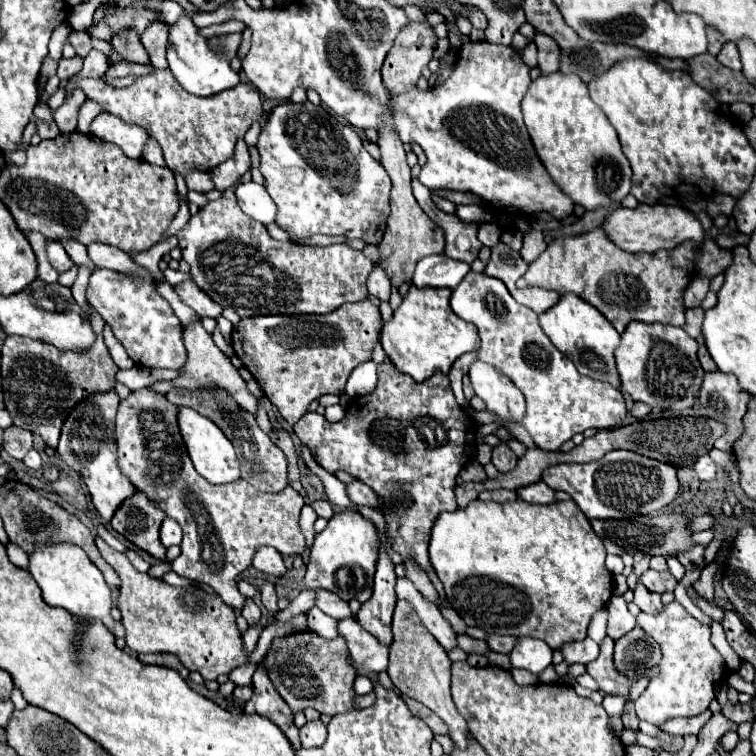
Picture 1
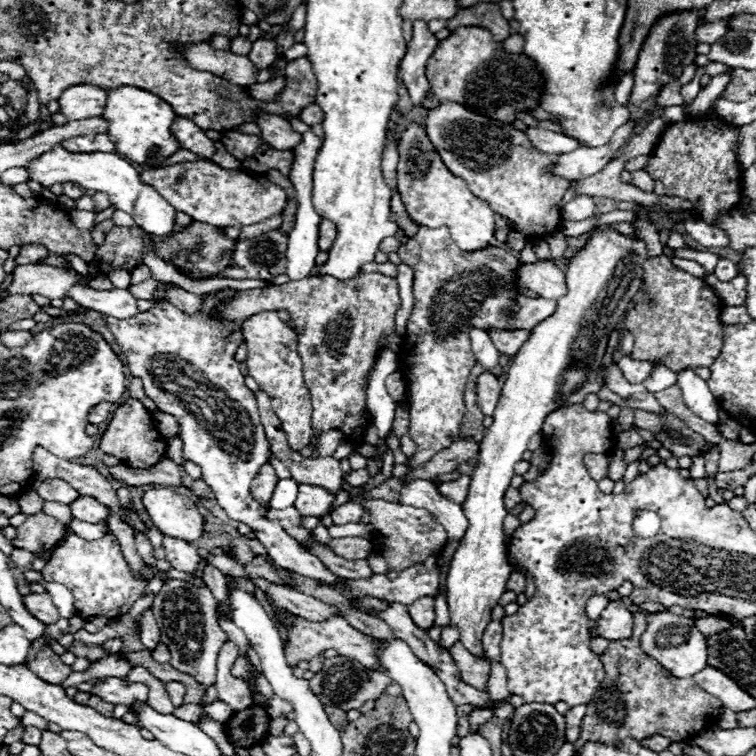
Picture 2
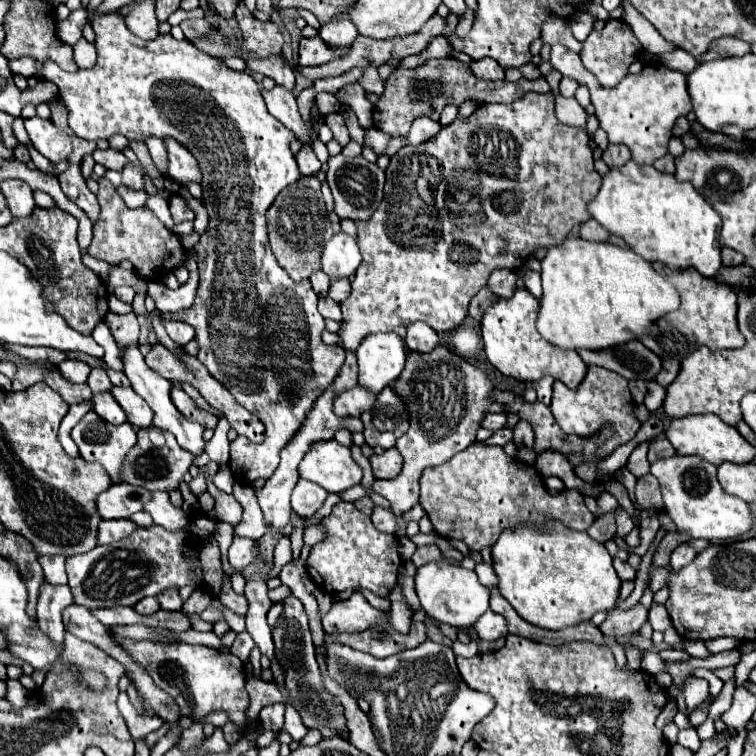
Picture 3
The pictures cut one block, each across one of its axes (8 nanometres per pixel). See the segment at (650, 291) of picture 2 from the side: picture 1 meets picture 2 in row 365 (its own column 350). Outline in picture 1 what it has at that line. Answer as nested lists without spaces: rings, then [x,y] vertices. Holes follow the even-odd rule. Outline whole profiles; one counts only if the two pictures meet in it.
[[[298,632],[286,638],[276,638],[268,650],[268,654],[264,656],[262,662],[258,662],[256,666],[268,670],[268,676],[272,680],[272,684],[276,686],[278,694],[284,698],[284,702],[292,708],[292,712],[300,712],[306,708],[314,708],[320,714],[328,714],[328,716],[336,716],[336,714],[344,714],[354,710],[354,668],[348,662],[348,646],[344,636],[336,636],[334,640],[326,640],[314,632]]]

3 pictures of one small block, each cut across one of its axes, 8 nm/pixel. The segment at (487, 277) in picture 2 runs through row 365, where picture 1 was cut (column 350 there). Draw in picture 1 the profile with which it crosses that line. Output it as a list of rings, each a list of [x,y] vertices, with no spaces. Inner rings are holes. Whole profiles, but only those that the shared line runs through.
[[[388,358],[378,366],[378,386],[372,394],[360,396],[352,400],[350,406],[346,406],[346,416],[332,424],[318,412],[306,412],[296,424],[294,432],[298,438],[318,456],[318,464],[326,468],[328,472],[344,470],[352,474],[356,480],[366,482],[380,500],[380,512],[386,520],[386,534],[392,540],[392,548],[404,558],[414,560],[434,582],[434,588],[438,590],[440,598],[444,600],[442,582],[438,580],[430,558],[428,558],[428,540],[434,520],[440,512],[458,510],[454,488],[456,488],[456,476],[462,470],[462,466],[470,460],[470,450],[476,446],[476,424],[472,418],[458,406],[454,392],[450,388],[450,380],[446,374],[436,372],[428,382],[414,382],[406,374],[396,374],[394,366],[388,362]]]

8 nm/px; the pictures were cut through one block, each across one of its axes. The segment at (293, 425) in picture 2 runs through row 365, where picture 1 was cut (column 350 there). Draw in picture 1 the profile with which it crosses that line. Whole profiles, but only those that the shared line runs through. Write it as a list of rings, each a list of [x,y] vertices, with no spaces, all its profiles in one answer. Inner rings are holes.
[[[228,188],[220,200],[208,202],[188,224],[178,232],[182,258],[190,264],[190,274],[194,282],[204,290],[216,304],[222,308],[232,308],[240,318],[264,316],[264,314],[328,314],[340,308],[344,302],[366,300],[366,278],[374,263],[360,250],[350,248],[348,244],[334,246],[306,246],[294,242],[274,240],[264,224],[248,218],[232,192]]]

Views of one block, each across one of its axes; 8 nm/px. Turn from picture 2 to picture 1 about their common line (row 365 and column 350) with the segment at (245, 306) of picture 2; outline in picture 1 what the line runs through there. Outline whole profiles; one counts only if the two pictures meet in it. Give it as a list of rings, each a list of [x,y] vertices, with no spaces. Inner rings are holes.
[[[372,302],[344,304],[324,316],[256,316],[244,318],[232,332],[232,348],[244,368],[252,372],[266,398],[278,408],[292,426],[308,410],[310,402],[324,394],[344,394],[350,372],[372,358],[374,344],[380,338],[382,318]]]

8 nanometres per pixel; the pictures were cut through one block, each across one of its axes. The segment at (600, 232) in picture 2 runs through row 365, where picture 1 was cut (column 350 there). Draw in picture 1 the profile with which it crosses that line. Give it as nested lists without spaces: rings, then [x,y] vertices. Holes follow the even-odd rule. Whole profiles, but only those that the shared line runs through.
[[[346,510],[334,514],[314,540],[310,548],[308,572],[304,576],[304,584],[312,590],[324,588],[338,594],[342,600],[350,602],[352,598],[366,602],[372,596],[374,586],[374,570],[376,570],[376,530],[374,524],[362,518],[358,512]]]

